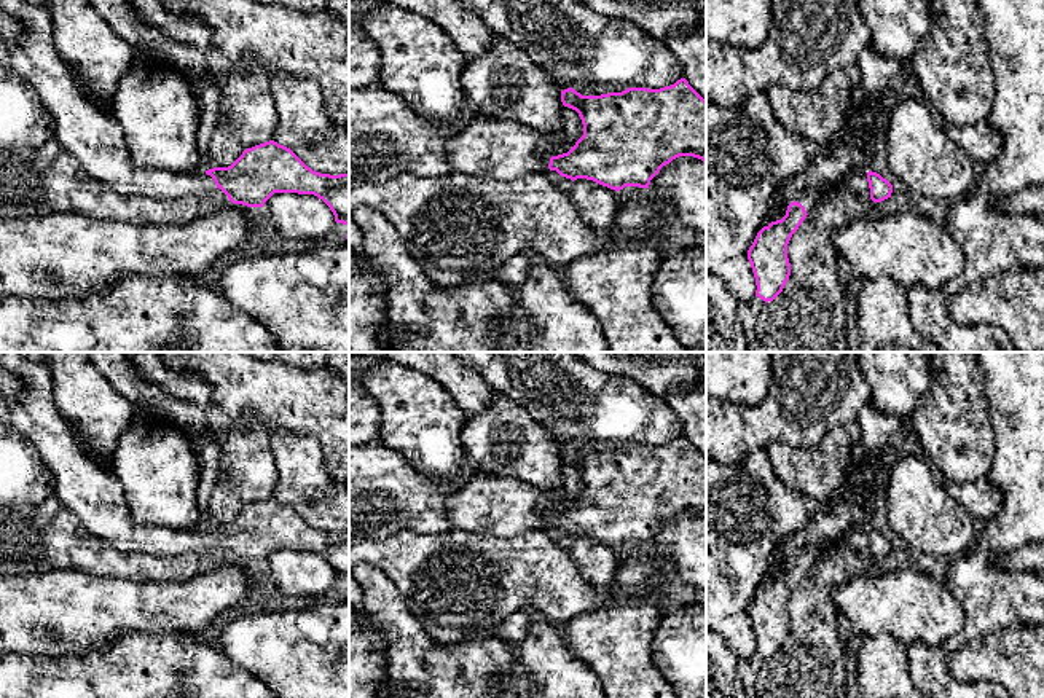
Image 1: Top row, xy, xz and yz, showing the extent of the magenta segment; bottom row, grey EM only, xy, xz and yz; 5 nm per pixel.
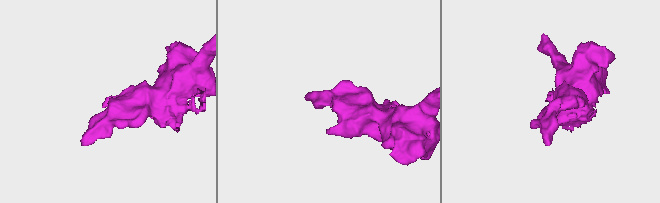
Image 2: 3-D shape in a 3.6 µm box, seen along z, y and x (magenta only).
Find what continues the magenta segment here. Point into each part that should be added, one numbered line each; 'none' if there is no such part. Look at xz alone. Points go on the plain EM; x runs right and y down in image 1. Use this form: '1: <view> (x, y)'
1: xz (501, 505)

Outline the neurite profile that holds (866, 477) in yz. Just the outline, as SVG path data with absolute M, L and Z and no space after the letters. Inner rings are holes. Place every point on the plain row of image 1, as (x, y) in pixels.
M896 441L888 453L880 457L862 457L859 464L848 470L838 491L826 499L829 510L816 513L794 534L787 535L775 550L763 583L781 577L787 563L803 550L816 548L827 540L840 542L851 529L869 529L873 518L873 494L886 484L883 480L883 464L897 456ZM859 491L861 502L846 502L845 494Z

